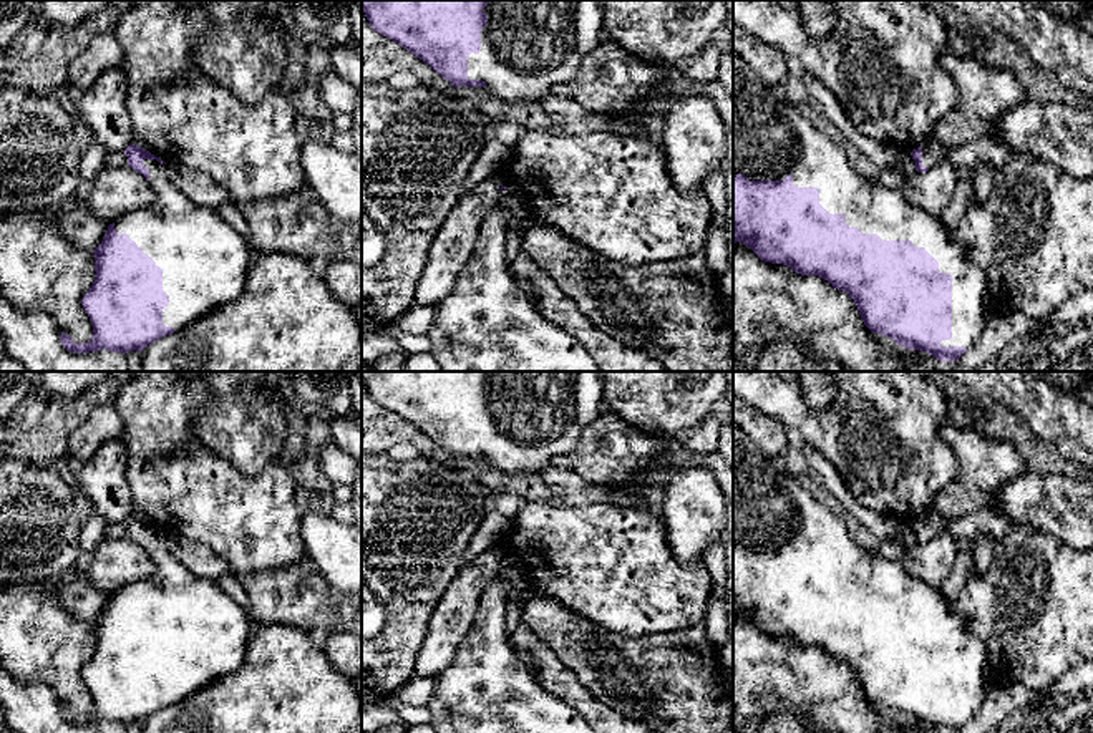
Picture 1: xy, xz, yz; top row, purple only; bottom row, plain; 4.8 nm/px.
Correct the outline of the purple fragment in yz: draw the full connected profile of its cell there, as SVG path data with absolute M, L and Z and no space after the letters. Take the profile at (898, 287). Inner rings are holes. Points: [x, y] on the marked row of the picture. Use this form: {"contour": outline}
{"contour": "M733 53L733 244L736 242L743 242L765 262L788 265L801 275L819 275L854 300L872 333L940 362L959 360L977 343L993 317L985 307L985 270L950 239L940 219L916 207L901 189L869 181L851 164L843 148L791 103L778 100Z"}

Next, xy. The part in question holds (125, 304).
{"contour": "M133 143L124 151L128 166L148 179L154 201L109 224L101 244L93 249L95 282L81 299L93 325L93 338L75 343L61 332L61 345L71 353L143 352L156 340L237 300L245 289L252 260L247 240L216 209L192 202L174 187L161 158Z"}

